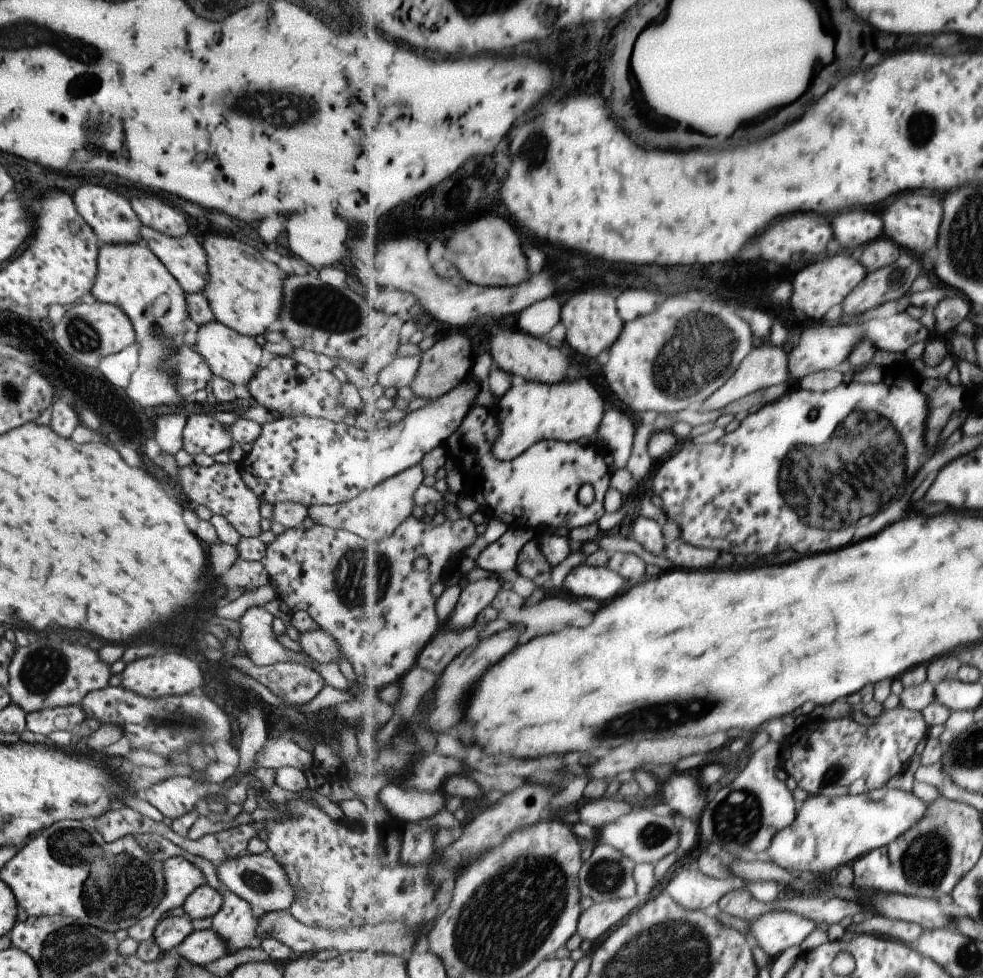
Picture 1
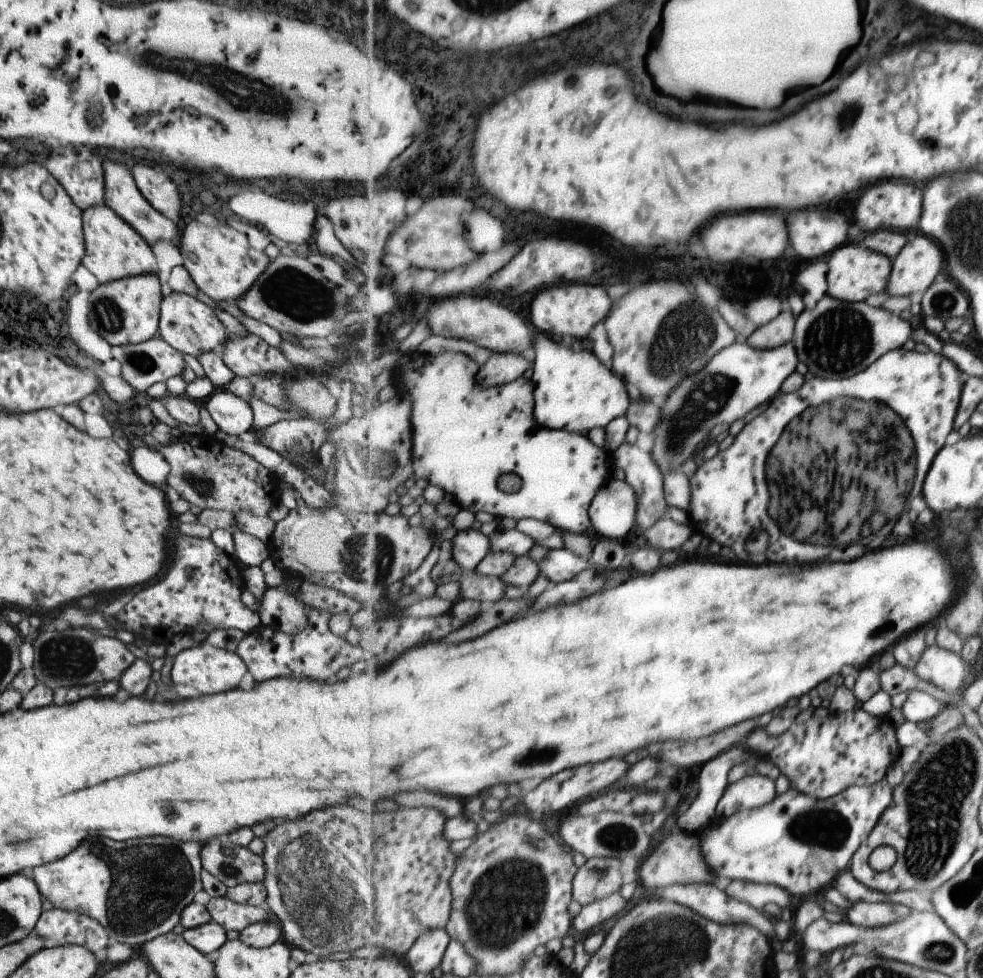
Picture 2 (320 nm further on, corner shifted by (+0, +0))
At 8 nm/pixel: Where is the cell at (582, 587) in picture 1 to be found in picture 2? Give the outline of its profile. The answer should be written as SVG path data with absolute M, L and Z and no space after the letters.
M565 547L561 549L551 549L548 551L545 557L543 557L539 562L540 573L546 576L551 584L562 583L563 581L571 580L575 574L581 574L583 570L591 568L591 562L589 562L589 557L584 559L582 556L571 552Z

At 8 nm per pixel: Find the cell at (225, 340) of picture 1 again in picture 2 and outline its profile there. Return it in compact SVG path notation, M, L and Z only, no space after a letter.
M169 293L160 302L160 317L158 322L158 338L163 339L171 348L181 354L196 356L207 351L220 351L229 333L215 317L212 308L203 301L185 293Z

